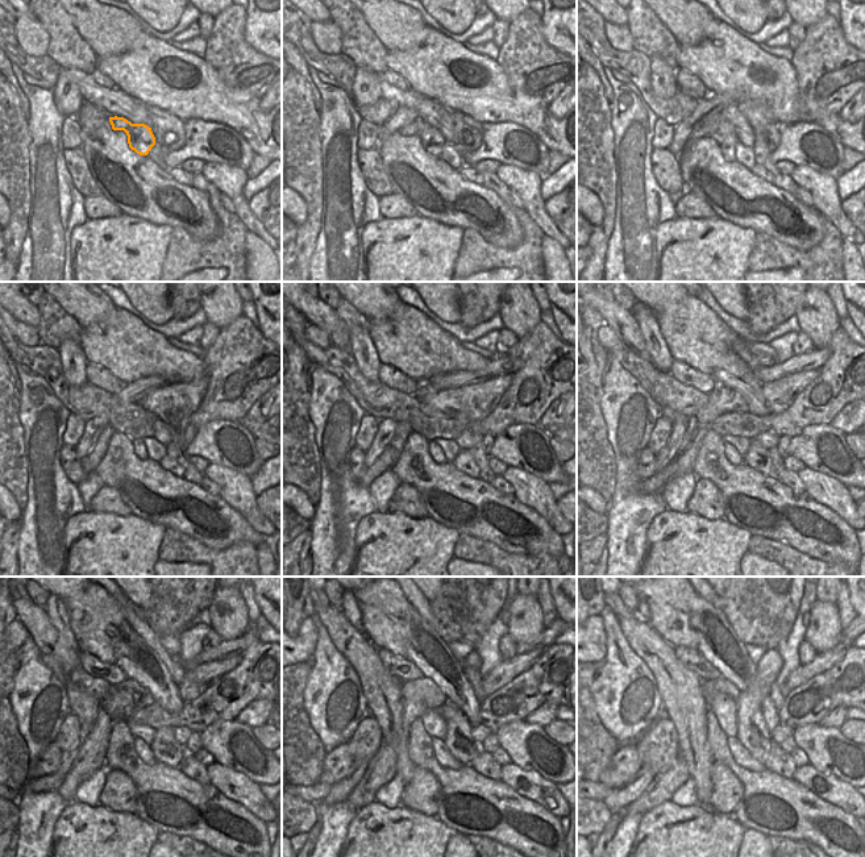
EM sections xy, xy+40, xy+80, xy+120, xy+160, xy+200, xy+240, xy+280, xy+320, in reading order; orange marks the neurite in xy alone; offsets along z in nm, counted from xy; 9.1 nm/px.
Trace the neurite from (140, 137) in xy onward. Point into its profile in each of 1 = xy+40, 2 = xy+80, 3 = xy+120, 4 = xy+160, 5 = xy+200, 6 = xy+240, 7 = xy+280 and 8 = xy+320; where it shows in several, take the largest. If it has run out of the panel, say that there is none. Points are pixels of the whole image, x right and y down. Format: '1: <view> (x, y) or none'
1: xy+40 (433, 141)
2: xy+80 (727, 148)
3: xy+120 (140, 449)
4: xy+160 (435, 450)
5: xy+200 (731, 453)
6: xy+240 (144, 751)
7: xy+280 (441, 753)
8: xy+320 (740, 754)

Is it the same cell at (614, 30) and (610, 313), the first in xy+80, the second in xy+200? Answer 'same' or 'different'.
different

